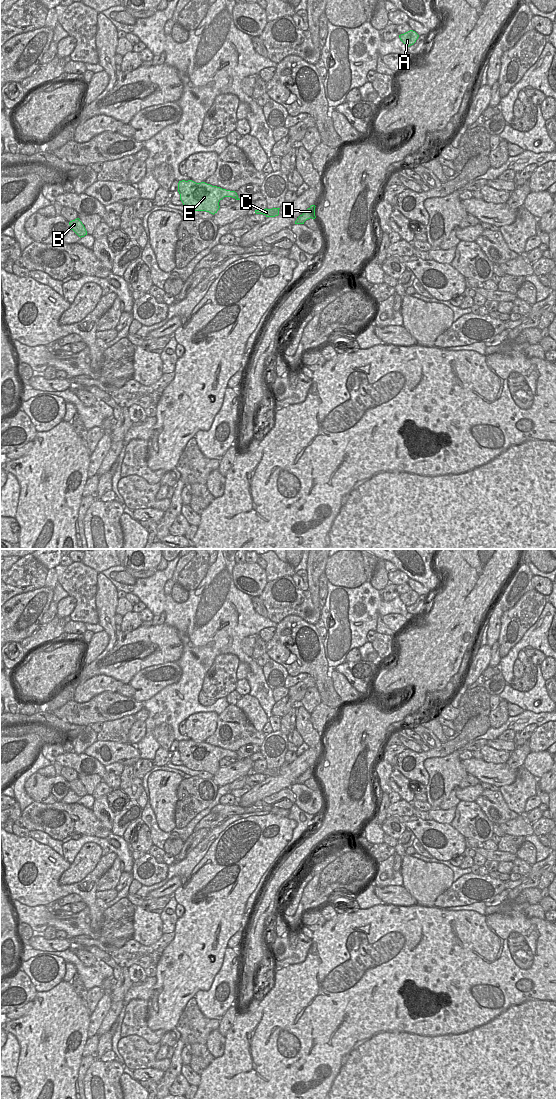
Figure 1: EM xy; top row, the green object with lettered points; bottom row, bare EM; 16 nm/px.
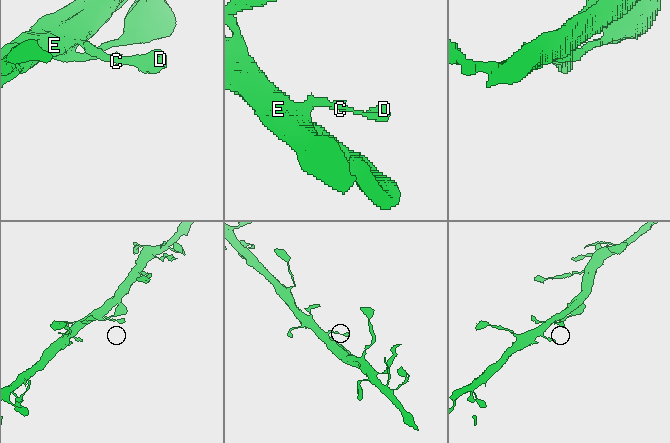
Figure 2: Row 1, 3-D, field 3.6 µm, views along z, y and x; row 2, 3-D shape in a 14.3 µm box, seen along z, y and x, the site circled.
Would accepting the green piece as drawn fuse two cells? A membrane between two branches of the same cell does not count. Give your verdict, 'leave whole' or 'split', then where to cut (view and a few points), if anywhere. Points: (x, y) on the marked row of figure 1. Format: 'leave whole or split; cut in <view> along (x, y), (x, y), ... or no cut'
leave whole; no cut

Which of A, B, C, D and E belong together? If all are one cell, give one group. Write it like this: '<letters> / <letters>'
A B C D E

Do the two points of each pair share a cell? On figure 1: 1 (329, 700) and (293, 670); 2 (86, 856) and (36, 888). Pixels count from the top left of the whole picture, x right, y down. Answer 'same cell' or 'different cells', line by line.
1: same cell
2: different cells

